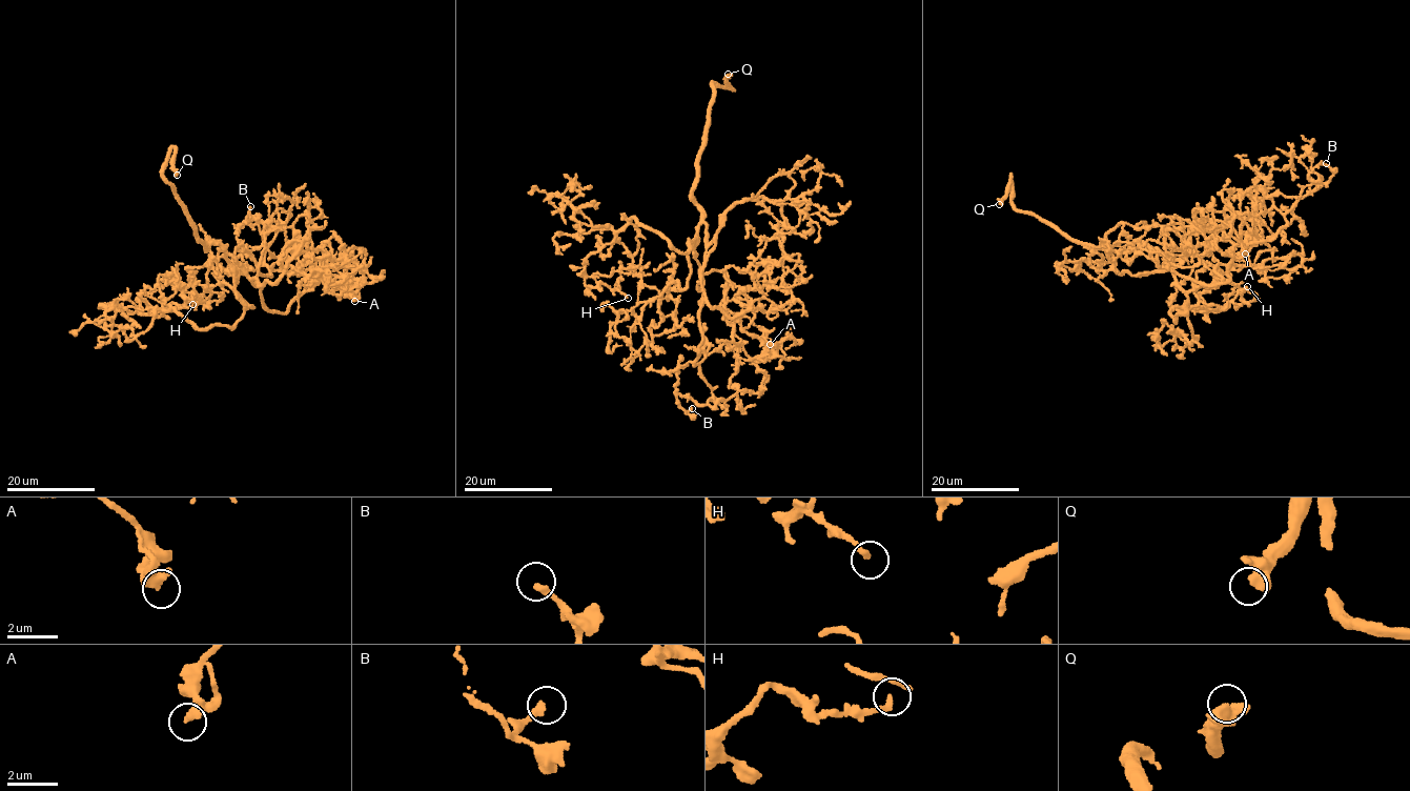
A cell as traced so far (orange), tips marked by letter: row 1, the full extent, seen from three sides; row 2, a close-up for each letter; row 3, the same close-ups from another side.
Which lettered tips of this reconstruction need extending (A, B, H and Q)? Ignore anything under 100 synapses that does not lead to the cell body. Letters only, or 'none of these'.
Q

